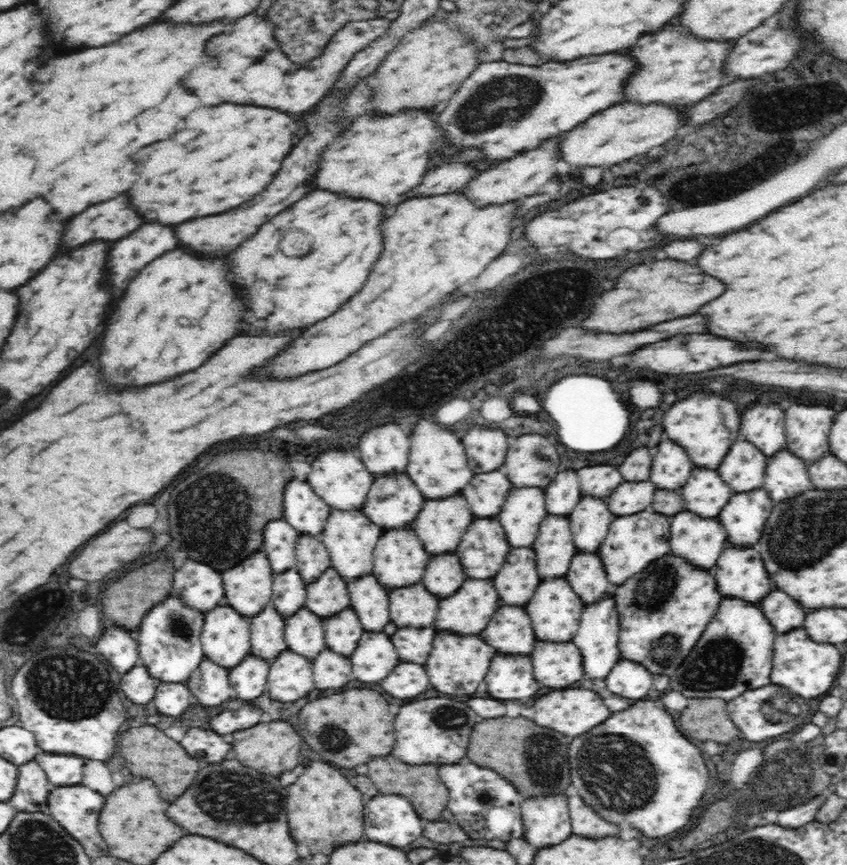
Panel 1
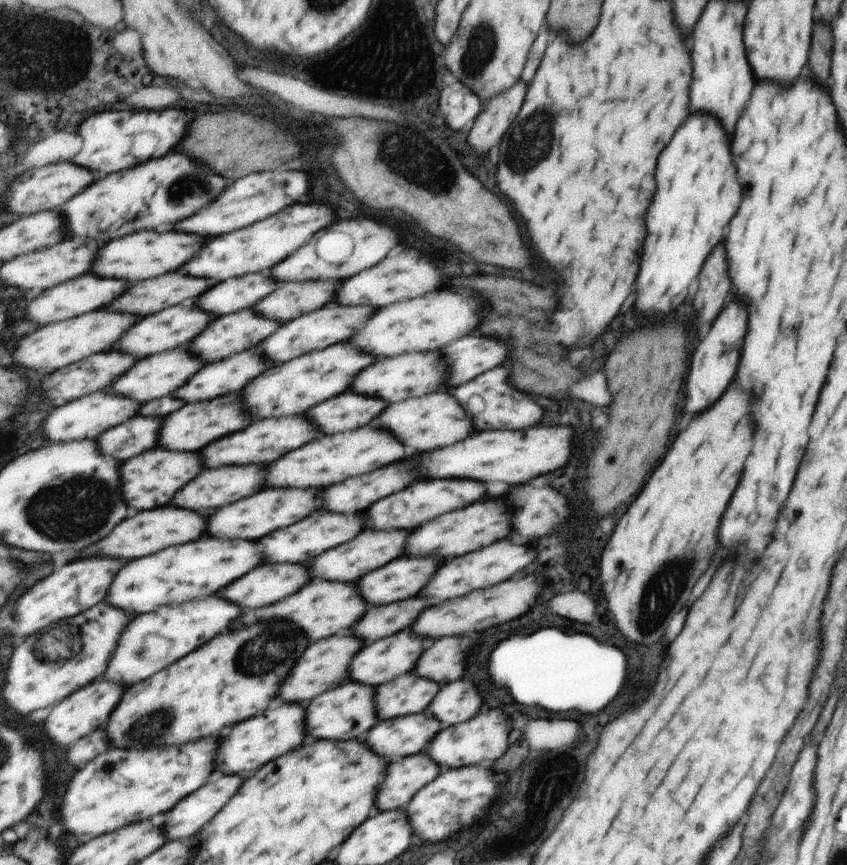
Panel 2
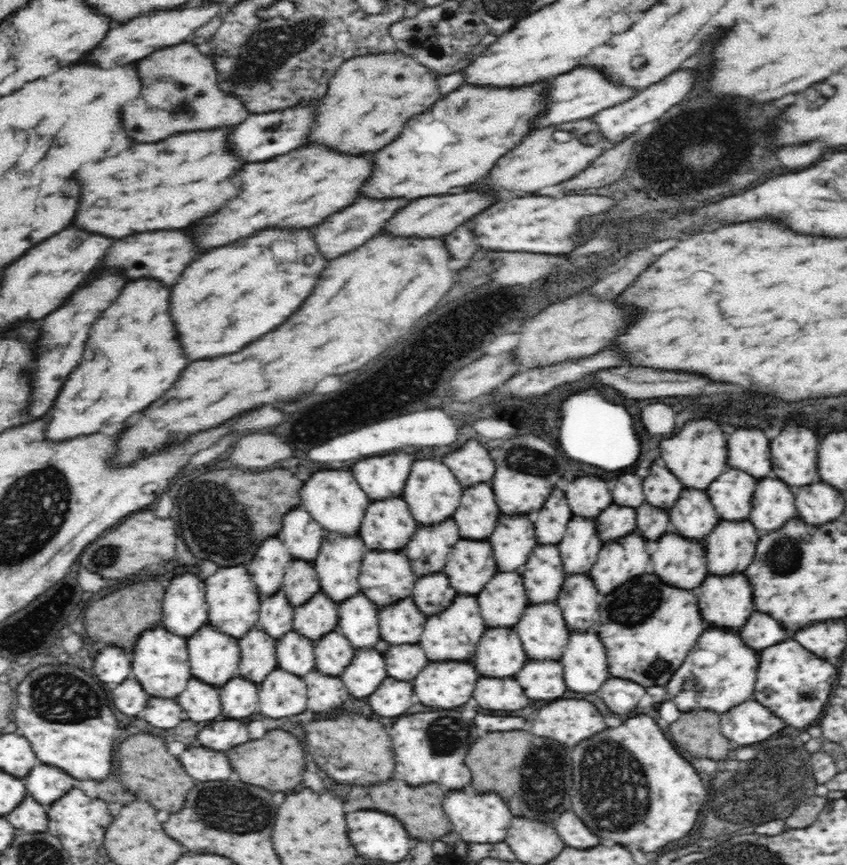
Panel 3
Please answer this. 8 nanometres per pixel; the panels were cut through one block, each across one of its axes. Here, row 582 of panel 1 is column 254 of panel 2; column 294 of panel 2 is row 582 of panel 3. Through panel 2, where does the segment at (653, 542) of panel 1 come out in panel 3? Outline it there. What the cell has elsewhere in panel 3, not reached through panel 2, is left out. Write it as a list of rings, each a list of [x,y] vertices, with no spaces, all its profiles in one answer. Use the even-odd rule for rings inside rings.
[[[630,532],[604,544],[594,568],[590,570],[596,588],[600,588],[602,594],[608,594],[624,580],[650,572],[652,568],[648,568],[648,564],[652,564],[652,556],[646,550],[646,544],[646,536],[640,536],[638,532]]]

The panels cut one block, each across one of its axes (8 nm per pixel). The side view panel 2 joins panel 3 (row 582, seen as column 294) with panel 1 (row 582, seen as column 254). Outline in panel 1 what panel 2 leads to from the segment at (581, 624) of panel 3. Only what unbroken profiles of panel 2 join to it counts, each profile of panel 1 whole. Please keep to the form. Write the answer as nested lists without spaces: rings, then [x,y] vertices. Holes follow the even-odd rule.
[[[578,552],[572,558],[568,580],[572,580],[572,586],[588,604],[592,600],[600,600],[600,596],[604,596],[608,588],[608,576],[602,558],[594,552]]]

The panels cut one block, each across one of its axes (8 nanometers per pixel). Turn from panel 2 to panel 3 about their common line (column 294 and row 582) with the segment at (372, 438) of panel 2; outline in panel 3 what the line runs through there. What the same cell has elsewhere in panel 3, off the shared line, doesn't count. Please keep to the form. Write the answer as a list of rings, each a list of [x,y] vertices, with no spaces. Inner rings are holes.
[[[460,540],[444,568],[458,592],[480,592],[498,572],[494,548],[488,540]]]

